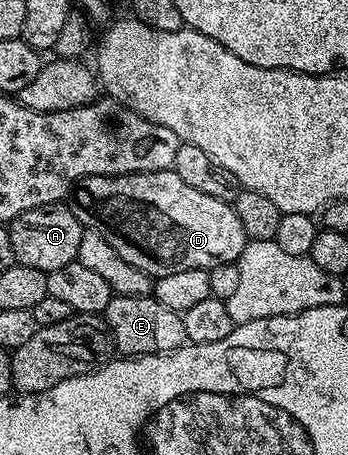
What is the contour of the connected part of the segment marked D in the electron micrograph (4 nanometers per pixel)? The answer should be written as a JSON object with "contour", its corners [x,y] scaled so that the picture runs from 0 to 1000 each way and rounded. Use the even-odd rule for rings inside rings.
{"contour":[[[494,371],[388,380],[385,385],[264,385],[247,393],[233,393],[216,404],[195,431],[193,453],[216,468],[216,477],[233,488],[241,505],[284,512],[284,521],[296,521],[296,530],[307,530],[307,538],[319,538],[319,547],[330,547],[330,556],[342,556],[342,565],[376,574],[376,582],[388,582],[388,591],[411,591],[431,609],[480,609],[480,600],[517,600],[523,591],[583,591],[598,596],[601,589],[626,587],[644,578],[678,578],[710,532],[704,505],[687,486],[687,477],[675,477],[675,459],[667,446],[644,446],[618,433],[595,433],[595,424],[572,424],[572,415],[549,415],[549,407],[529,402]]]}

